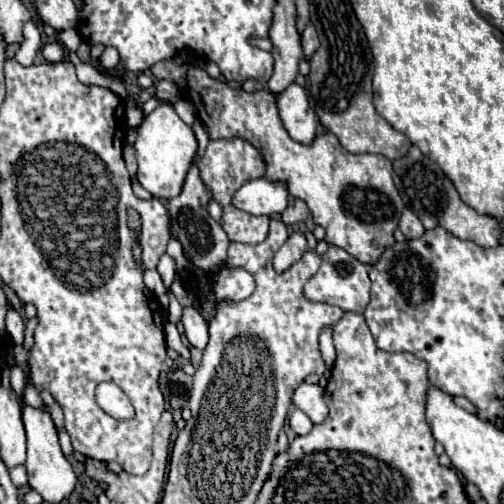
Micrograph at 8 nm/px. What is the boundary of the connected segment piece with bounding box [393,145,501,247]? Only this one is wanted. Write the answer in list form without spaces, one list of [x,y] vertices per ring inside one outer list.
[[[415,145],[409,149],[409,153],[401,159],[393,161],[393,181],[401,193],[401,199],[405,201],[405,207],[417,213],[425,229],[443,227],[445,231],[453,233],[459,239],[469,239],[481,247],[497,247],[501,245],[501,227],[499,223],[489,215],[479,215],[475,209],[465,205],[453,187],[453,183],[445,177],[445,173],[439,169],[437,163],[433,163],[429,157],[425,157]]]

